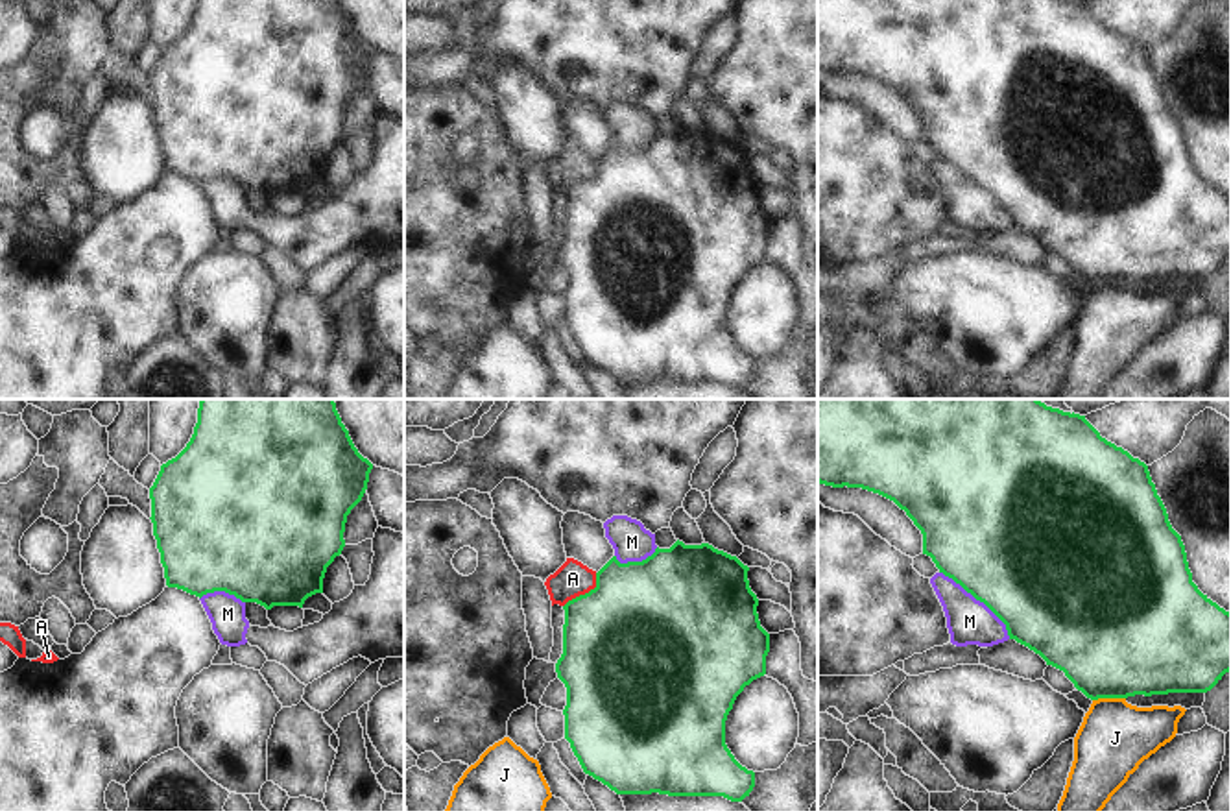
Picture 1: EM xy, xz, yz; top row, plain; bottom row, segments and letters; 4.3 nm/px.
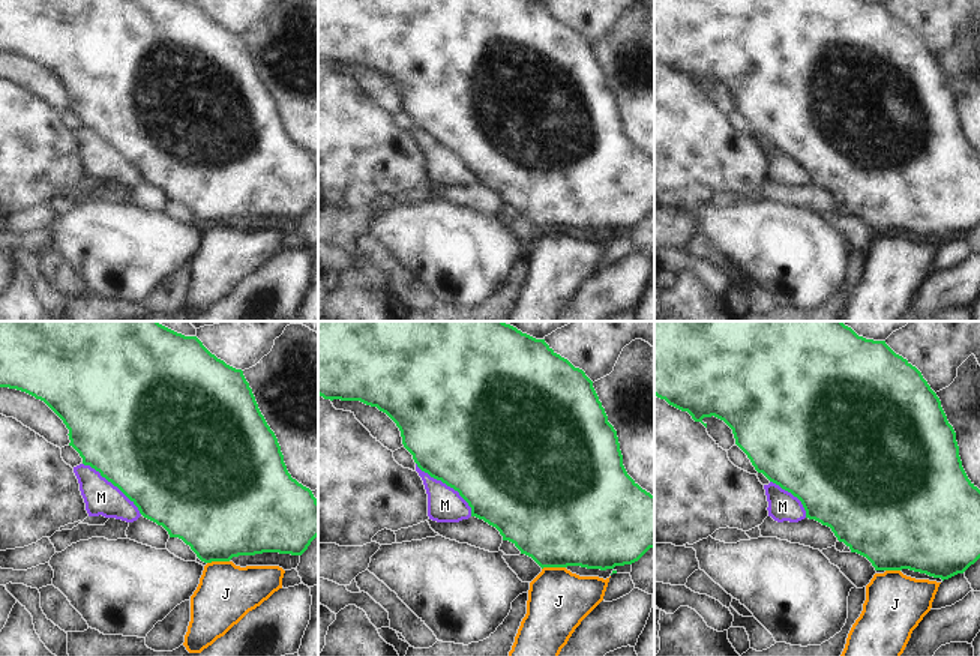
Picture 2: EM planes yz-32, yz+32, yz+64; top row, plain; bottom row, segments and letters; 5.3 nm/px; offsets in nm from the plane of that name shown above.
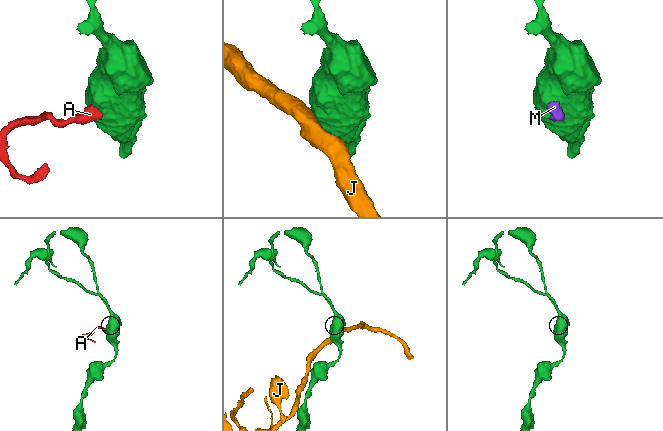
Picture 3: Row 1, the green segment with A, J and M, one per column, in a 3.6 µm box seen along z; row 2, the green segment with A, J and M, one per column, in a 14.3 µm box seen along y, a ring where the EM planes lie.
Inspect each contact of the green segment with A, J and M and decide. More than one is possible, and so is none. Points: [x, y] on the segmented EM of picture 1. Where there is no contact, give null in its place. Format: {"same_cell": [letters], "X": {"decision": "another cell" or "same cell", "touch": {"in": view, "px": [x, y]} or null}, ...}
{"same_cell": [], "A": {"decision": "another cell", "touch": {"in": "xz", "px": [585, 593]}}, "J": {"decision": "another cell", "touch": {"in": "yz", "px": [1108, 697]}}, "M": {"decision": "another cell", "touch": {"in": "yz", "px": [979, 599]}}}

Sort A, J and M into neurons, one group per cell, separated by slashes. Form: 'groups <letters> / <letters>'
groups A M / J

